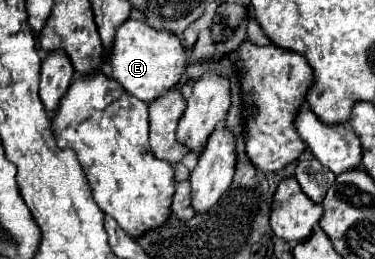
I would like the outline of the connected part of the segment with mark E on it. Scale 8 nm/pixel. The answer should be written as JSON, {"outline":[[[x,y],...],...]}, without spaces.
{"outline":[[[125,20],[115,30],[115,40],[111,46],[111,52],[103,56],[105,70],[109,72],[109,78],[117,80],[131,96],[149,102],[157,98],[167,88],[175,86],[187,66],[185,50],[177,36],[173,36],[167,30],[155,30],[151,26],[145,26],[137,20]]]}

